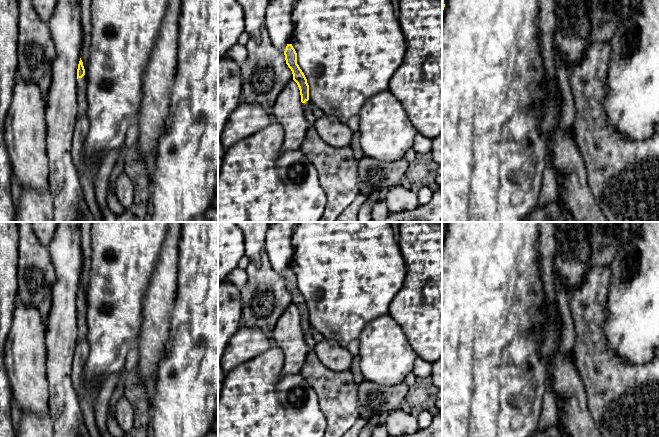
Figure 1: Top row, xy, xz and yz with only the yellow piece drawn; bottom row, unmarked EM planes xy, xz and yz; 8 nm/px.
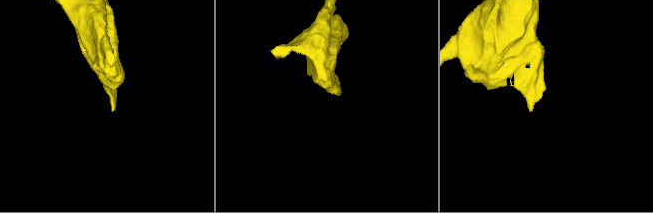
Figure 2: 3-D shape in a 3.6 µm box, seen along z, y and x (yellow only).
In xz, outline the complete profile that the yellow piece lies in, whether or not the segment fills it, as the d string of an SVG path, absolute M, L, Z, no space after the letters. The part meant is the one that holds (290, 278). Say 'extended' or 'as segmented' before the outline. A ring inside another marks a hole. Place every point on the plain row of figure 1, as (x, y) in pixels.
extended | M287 268L284 279L286 288L292 295L293 304L297 307L299 311L302 330L304 332L307 332L311 328L309 324L309 309L307 307L307 303L304 297L297 288L297 277L292 268Z

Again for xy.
extended | M80 282L77 293L77 343L71 369L71 381L76 392L82 386L84 368L89 356L88 331L87 302Z

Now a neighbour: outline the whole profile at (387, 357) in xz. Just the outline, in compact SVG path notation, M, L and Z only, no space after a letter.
M389 314L368 323L358 340L364 380L378 385L397 385L413 372L418 356Z

